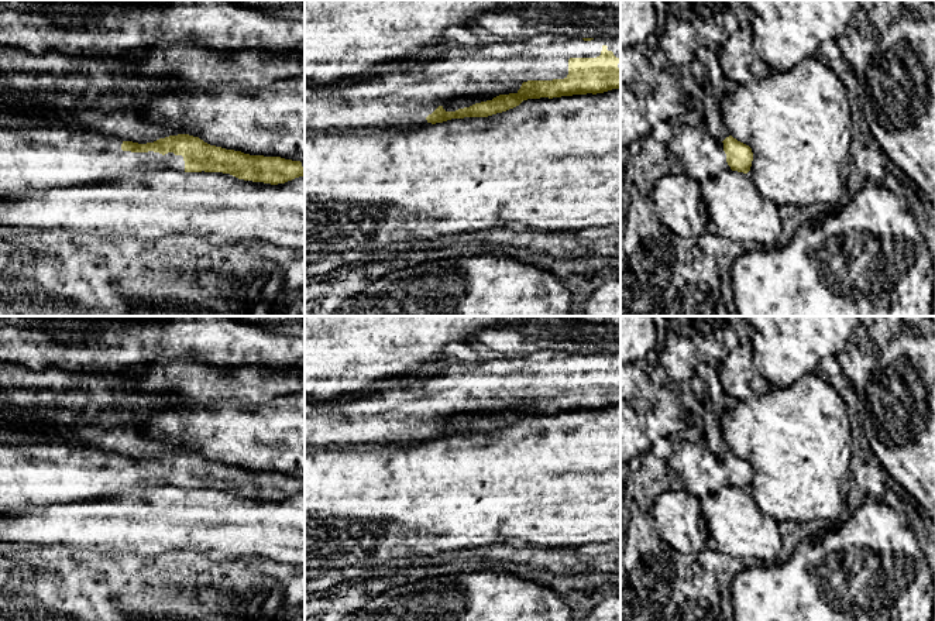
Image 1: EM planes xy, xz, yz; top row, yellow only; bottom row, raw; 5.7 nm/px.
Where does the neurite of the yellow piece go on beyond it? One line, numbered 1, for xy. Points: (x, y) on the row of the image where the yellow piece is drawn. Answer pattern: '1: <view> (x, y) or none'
1: xy (40, 155)

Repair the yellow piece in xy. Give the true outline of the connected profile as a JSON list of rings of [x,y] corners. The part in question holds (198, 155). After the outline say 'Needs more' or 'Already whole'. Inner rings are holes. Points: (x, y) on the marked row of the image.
[[[58,121],[25,123],[0,128],[0,191],[10,195],[69,185],[90,185],[123,179],[140,179],[154,171],[223,172],[238,179],[285,183],[305,175],[300,161],[281,157],[250,155],[210,145],[189,134],[169,135],[154,143],[133,143]]]. Needs more

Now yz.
[[[688,111],[671,123],[671,137],[666,143],[677,161],[683,164],[684,174],[694,178],[701,186],[723,171],[738,171],[749,175],[752,148],[732,135],[722,143],[716,141],[704,121],[692,124],[701,113]]]. Needs more

